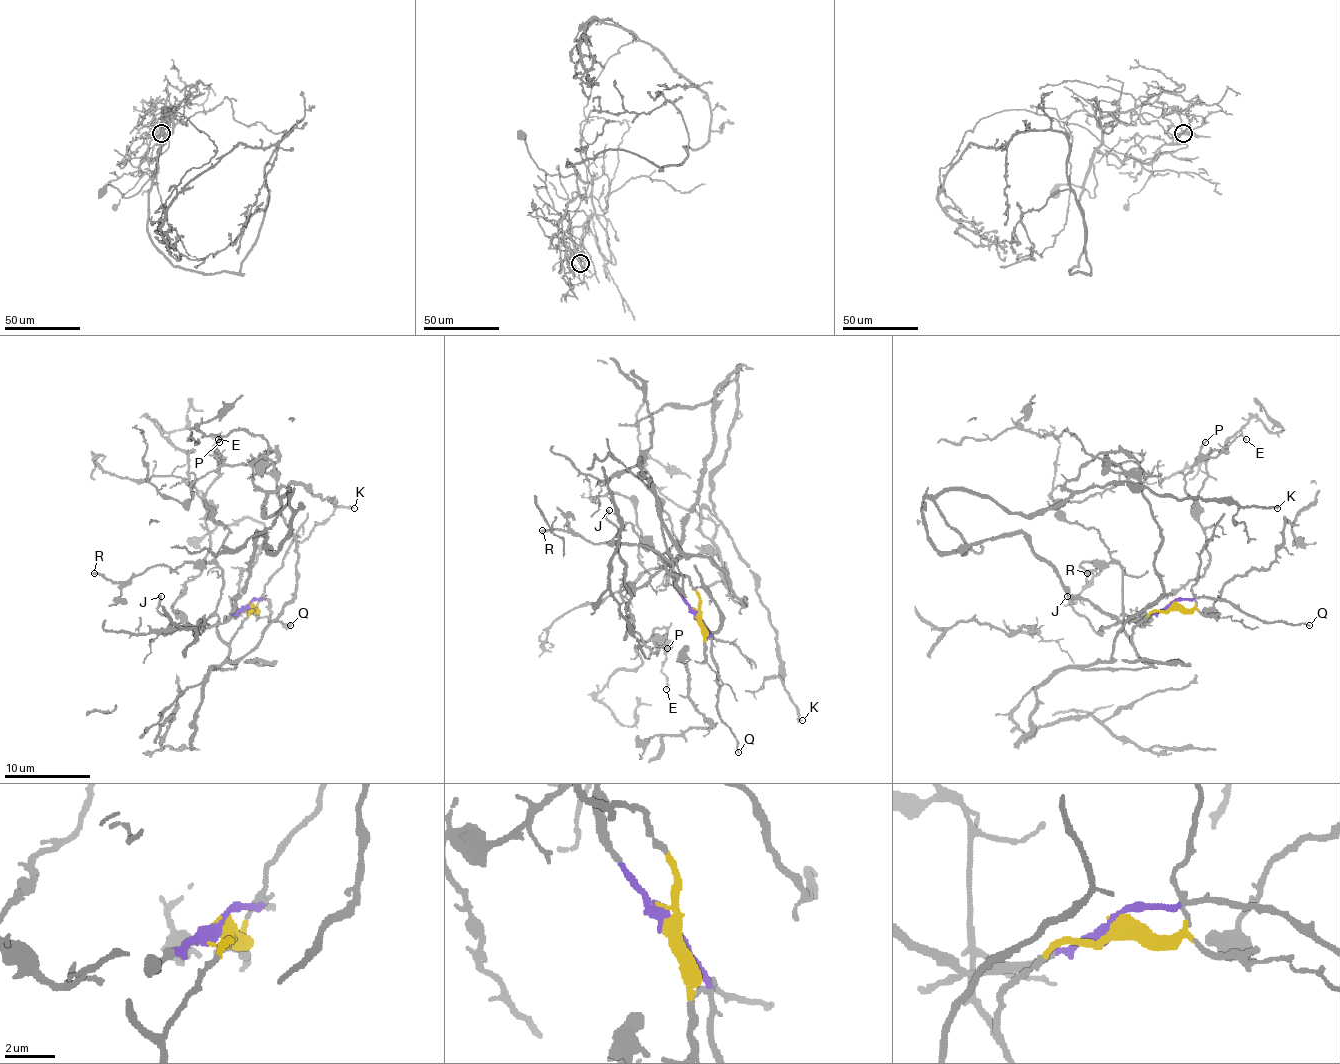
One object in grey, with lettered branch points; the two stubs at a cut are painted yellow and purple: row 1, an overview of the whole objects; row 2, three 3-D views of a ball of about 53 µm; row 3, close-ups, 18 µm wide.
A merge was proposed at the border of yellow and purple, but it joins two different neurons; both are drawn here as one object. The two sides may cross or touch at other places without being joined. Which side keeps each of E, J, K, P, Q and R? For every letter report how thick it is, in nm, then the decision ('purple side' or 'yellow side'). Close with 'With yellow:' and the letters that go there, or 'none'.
E: 150 nm | yellow side
J: 220 nm | purple side
K: 190 nm | purple side
P: 170 nm | yellow side
Q: 130 nm | purple side
R: 240 nm | yellow side
With yellow: E, P, R

